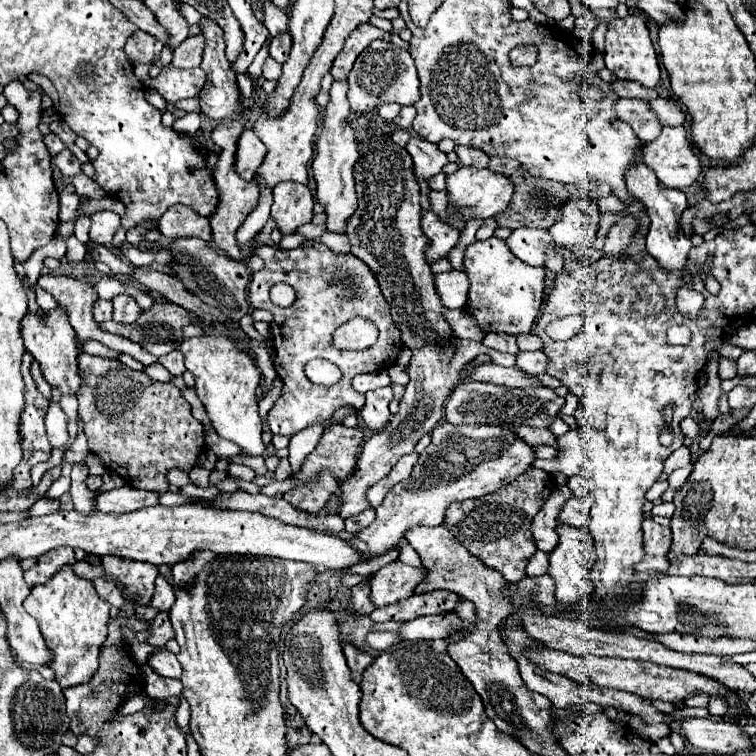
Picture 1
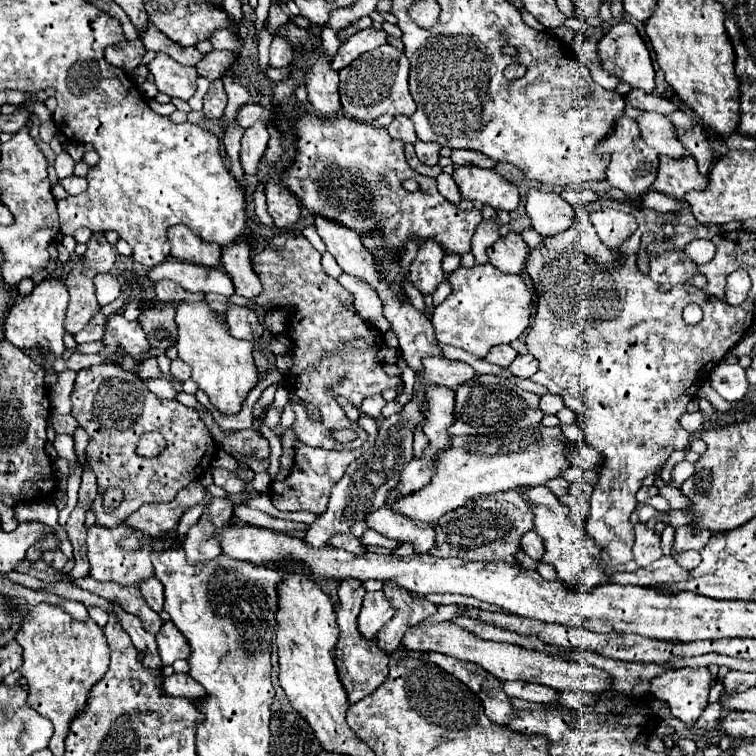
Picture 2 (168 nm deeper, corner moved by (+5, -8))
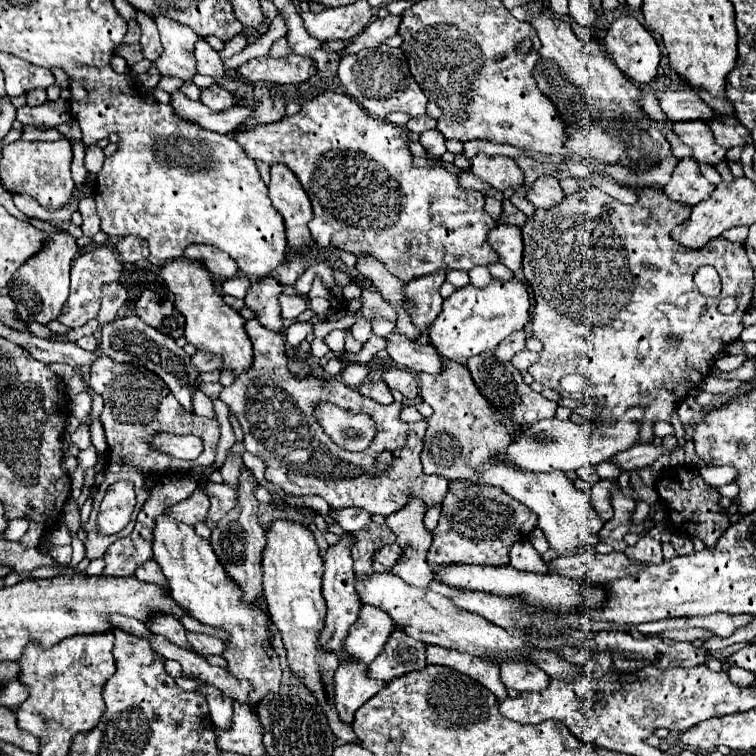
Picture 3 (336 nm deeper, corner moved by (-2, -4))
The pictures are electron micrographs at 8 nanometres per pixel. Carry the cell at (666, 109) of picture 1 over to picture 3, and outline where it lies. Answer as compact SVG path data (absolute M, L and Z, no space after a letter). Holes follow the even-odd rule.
M725 116L723 120L717 118L717 120L711 120L707 122L715 134L715 142L723 148L743 148L747 144L753 144L751 140L751 134L747 132L747 128L743 128L743 124L739 124L739 120L735 116Z

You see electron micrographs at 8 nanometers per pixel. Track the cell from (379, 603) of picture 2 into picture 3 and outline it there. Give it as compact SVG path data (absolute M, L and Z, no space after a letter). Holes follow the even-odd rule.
M363 606L359 620L351 624L347 638L343 640L343 656L361 664L373 662L383 650L393 628L395 624L387 616L387 612L375 606Z

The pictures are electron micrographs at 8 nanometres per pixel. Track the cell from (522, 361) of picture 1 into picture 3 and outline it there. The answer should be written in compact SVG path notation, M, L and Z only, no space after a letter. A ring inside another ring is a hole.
M521 350L521 352L517 352L513 358L511 358L511 364L517 368L517 370L527 370L533 362L537 362L537 352L529 352L529 350Z

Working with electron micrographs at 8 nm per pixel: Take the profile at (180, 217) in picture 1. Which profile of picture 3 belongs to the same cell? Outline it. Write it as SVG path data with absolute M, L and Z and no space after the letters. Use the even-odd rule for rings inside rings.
M191 244L187 250L185 250L185 256L187 258L197 258L197 260L203 260L205 268L213 274L213 276L219 276L219 278L231 278L237 274L237 264L235 260L231 260L231 256L227 256L223 250L219 248L211 248L211 246L205 246L205 244Z

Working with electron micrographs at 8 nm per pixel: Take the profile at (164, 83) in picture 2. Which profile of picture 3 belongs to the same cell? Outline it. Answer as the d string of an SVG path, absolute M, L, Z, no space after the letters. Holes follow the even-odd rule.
M157 16L155 24L159 26L163 42L163 54L155 62L155 66L161 70L163 76L177 76L185 82L191 82L193 74L197 72L193 50L199 36L191 28L175 20L167 20L165 16Z

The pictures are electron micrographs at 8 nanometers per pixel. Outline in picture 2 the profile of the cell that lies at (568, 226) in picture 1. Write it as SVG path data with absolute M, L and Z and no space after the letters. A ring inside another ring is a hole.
M530 190L526 196L526 212L532 220L534 230L542 238L552 238L570 228L576 220L572 204L562 196L544 190Z

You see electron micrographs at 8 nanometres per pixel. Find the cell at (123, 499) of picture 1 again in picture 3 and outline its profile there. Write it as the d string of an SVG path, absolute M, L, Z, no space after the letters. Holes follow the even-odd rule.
M199 484L191 498L167 508L167 514L171 514L183 524L197 524L207 520L207 508L209 508L209 498L207 498L205 486Z

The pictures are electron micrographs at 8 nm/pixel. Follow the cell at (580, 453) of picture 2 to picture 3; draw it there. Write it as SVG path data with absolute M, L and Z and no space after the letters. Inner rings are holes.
M635 444L633 448L619 452L617 456L613 456L613 464L617 464L621 470L639 470L643 466L653 464L657 458L661 458L665 454L663 444L655 446L655 444Z

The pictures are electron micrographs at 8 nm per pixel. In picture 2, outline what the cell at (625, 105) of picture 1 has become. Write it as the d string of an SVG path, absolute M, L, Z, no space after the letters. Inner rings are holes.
M642 112L636 118L640 126L642 140L654 148L658 154L668 154L672 158L684 156L684 146L674 136L674 126L666 116L654 112Z

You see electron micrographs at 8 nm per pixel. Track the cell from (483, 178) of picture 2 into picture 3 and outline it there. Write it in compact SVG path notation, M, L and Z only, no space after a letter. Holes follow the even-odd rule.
M477 154L471 158L471 172L481 180L489 182L495 190L505 190L509 186L517 188L523 184L523 170L507 156L485 156Z

